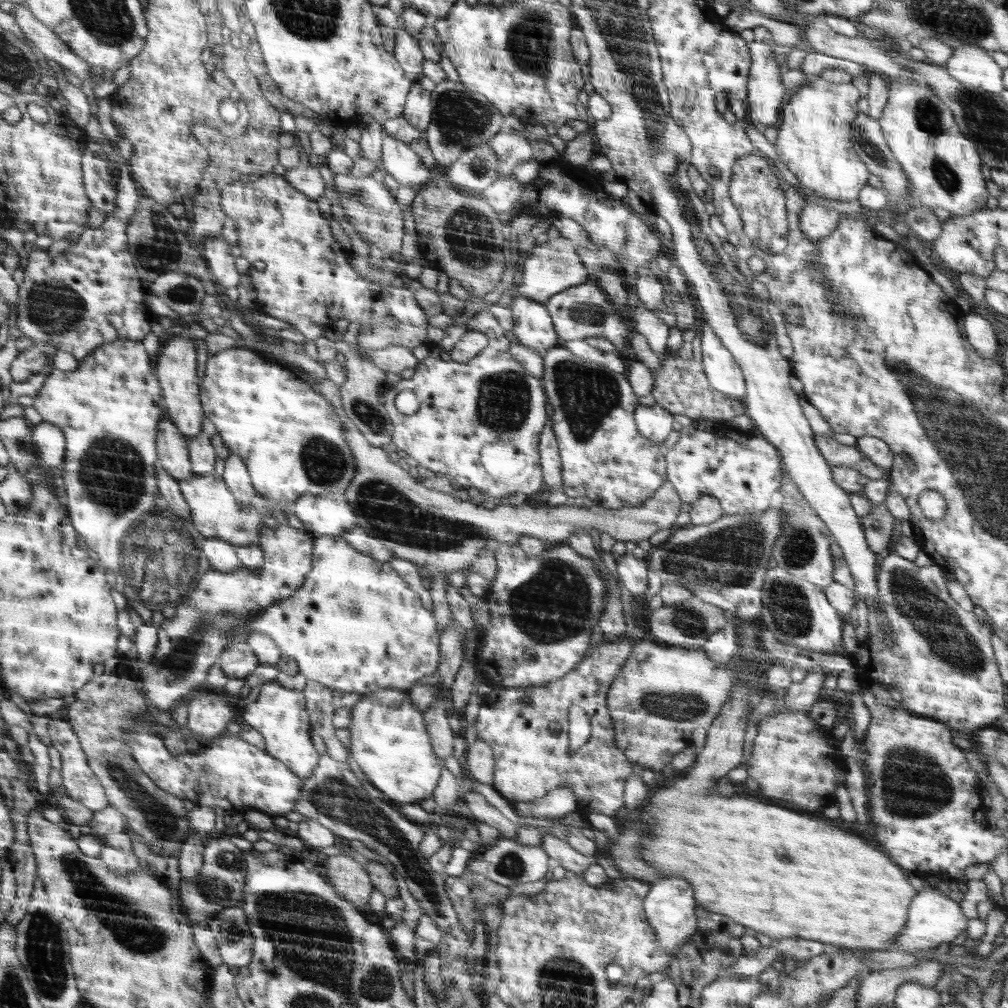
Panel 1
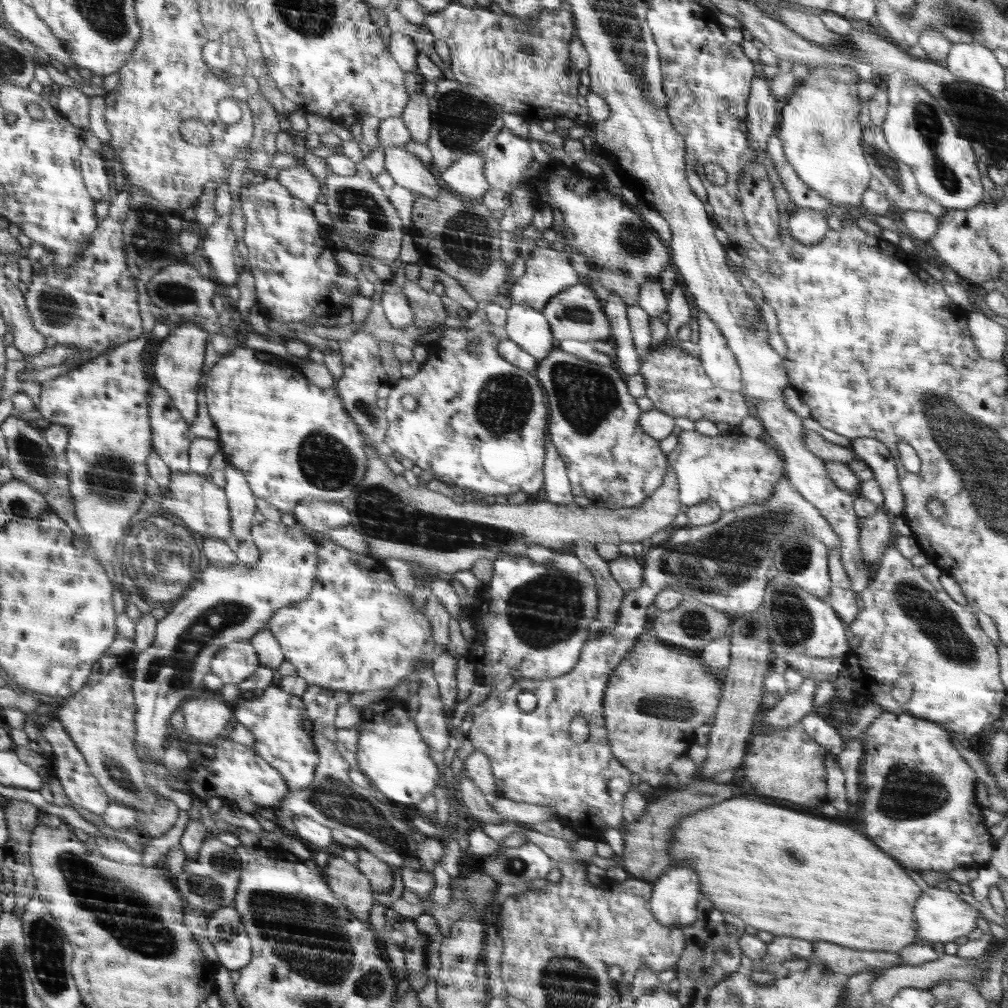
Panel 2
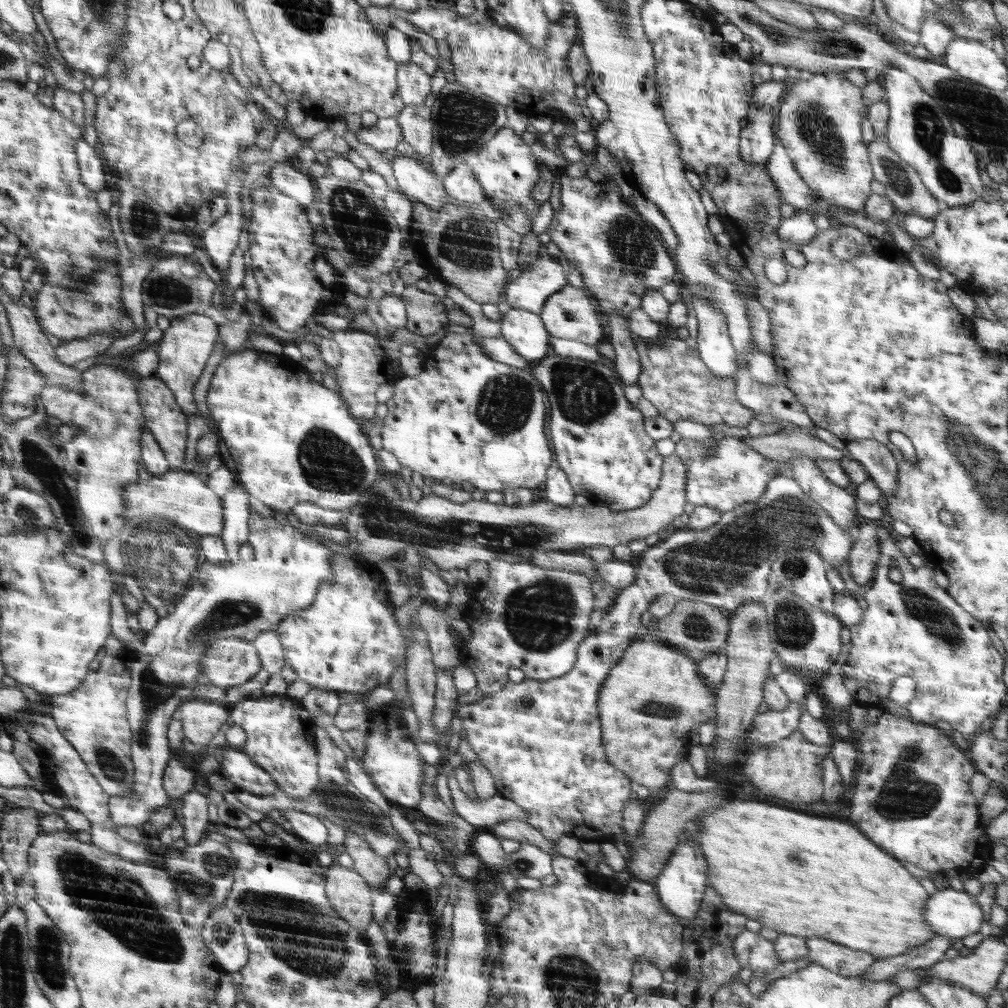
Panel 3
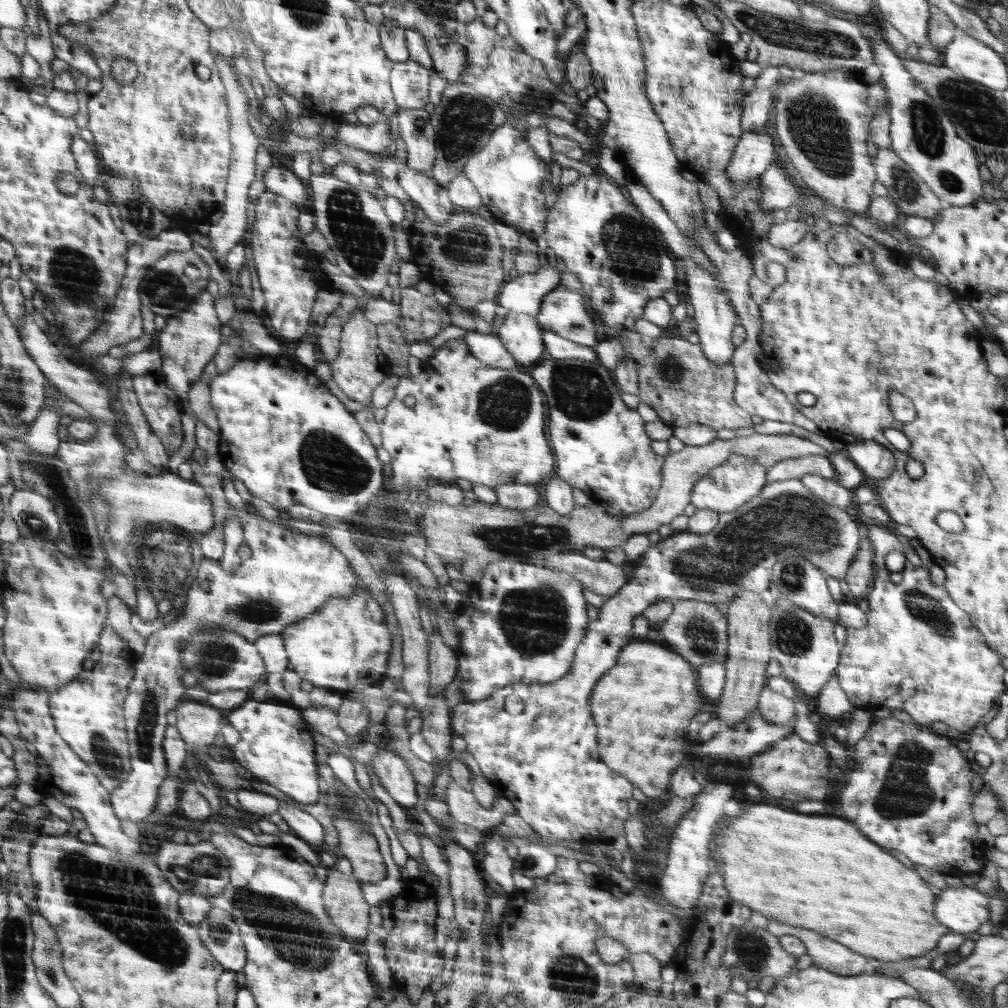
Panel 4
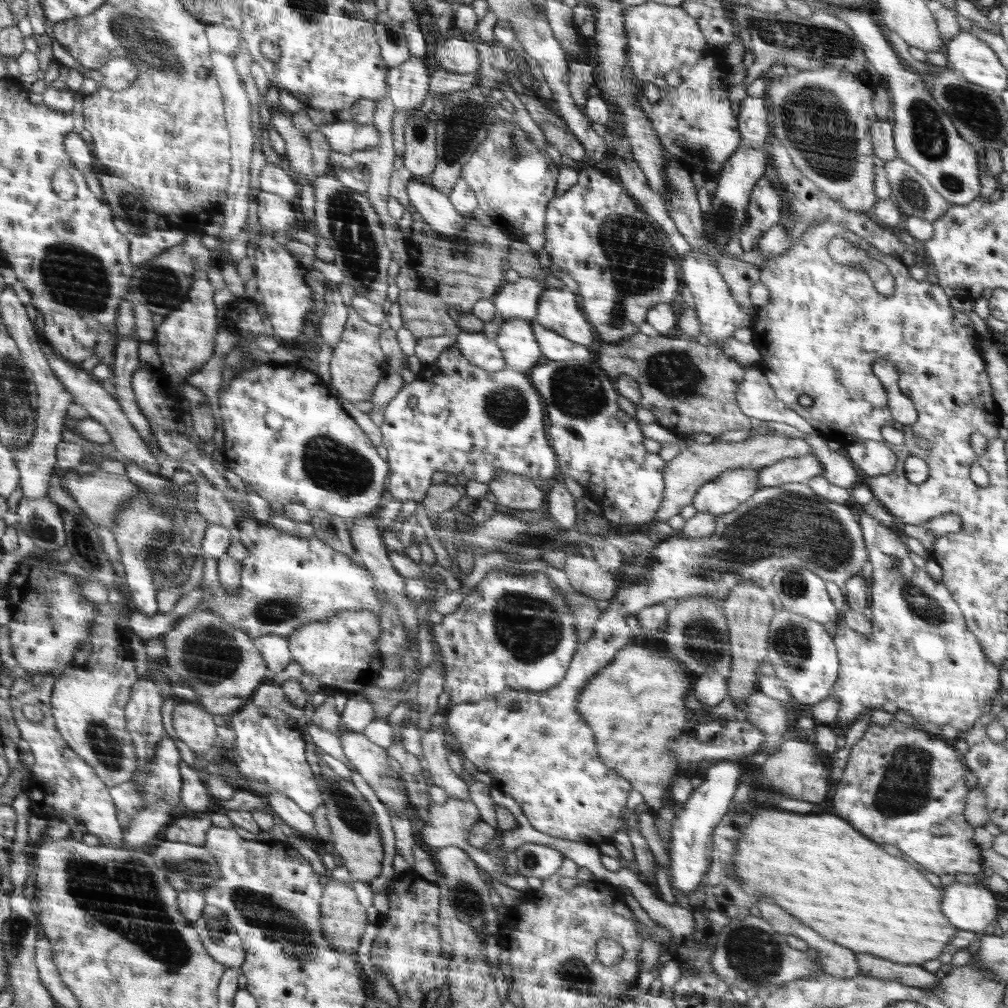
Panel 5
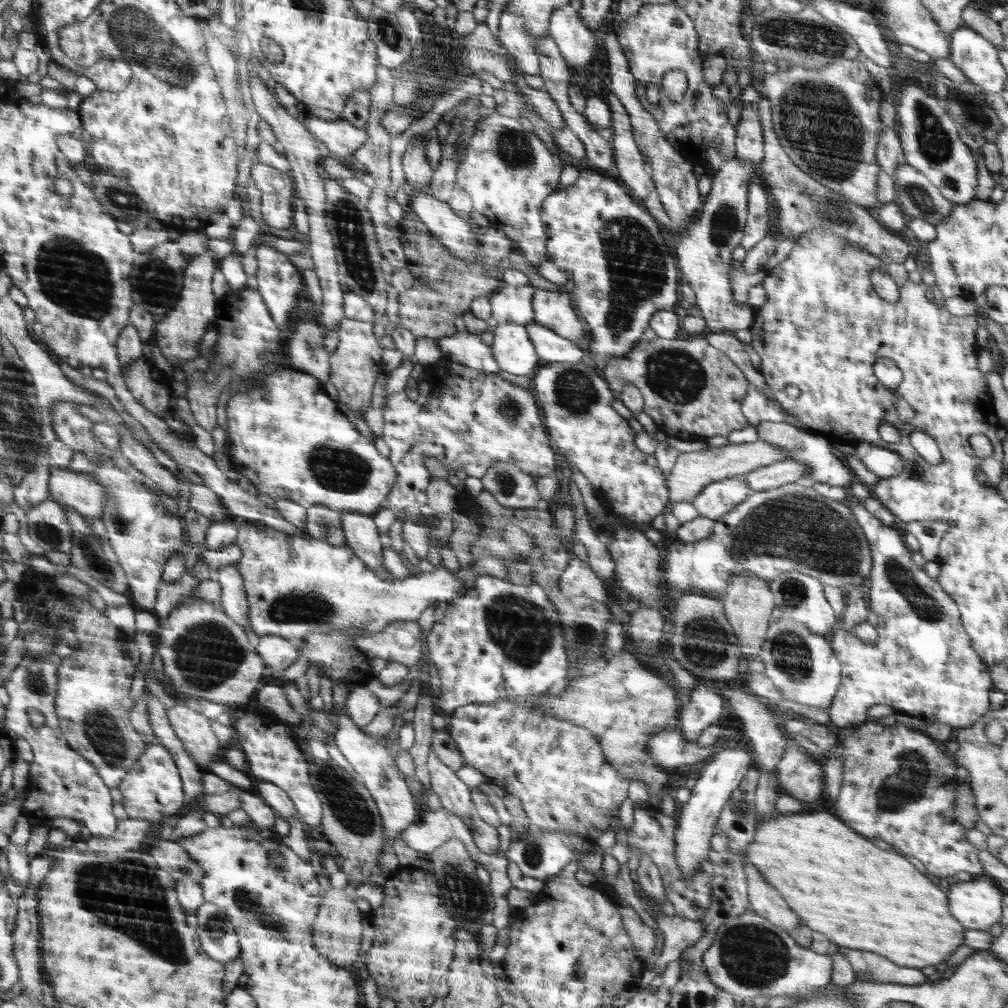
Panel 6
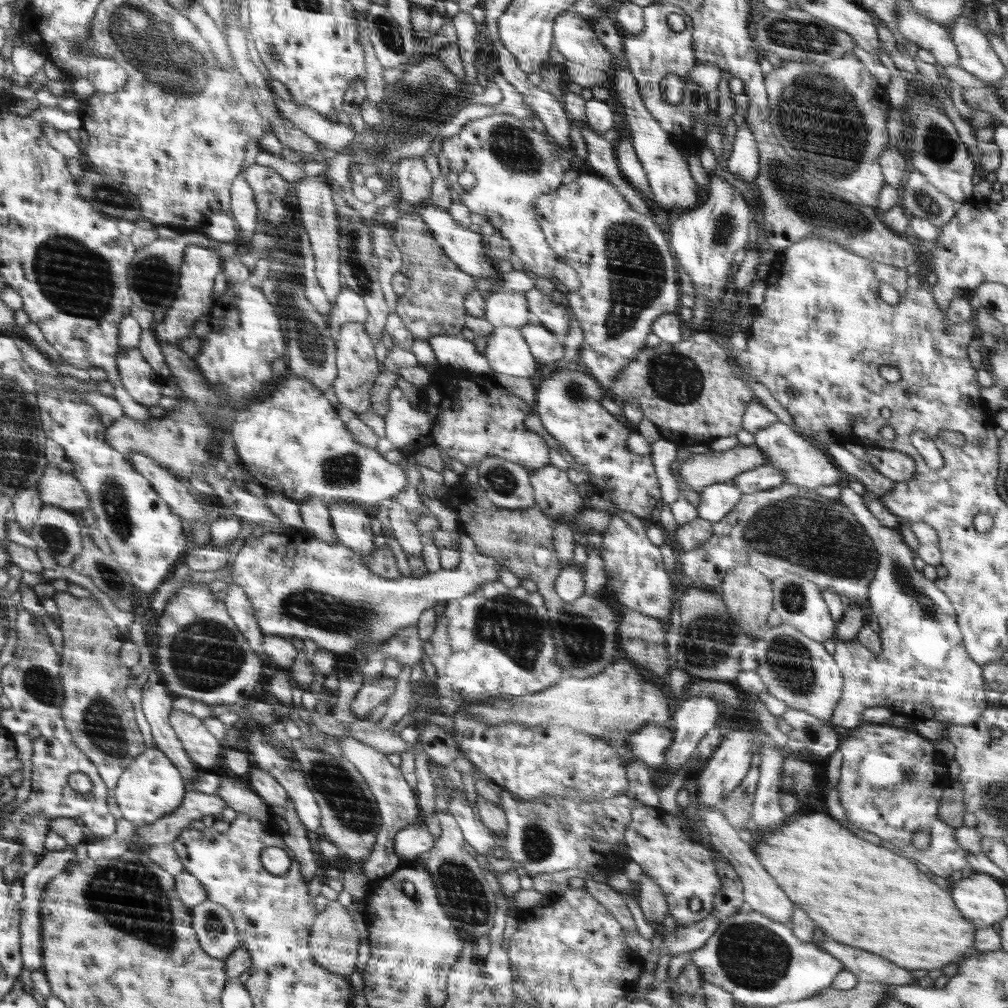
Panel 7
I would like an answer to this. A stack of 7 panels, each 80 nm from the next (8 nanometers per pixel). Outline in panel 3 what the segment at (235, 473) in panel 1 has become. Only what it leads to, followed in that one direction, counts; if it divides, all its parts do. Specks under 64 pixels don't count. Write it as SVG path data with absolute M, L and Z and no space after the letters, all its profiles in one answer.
M234 478L234 485L225 494L222 502L224 529L221 530L220 539L224 542L226 551L229 552L228 563L231 565L240 560L238 550L242 545L247 544L248 520L250 520L252 510L248 502L249 495L241 483L240 480Z

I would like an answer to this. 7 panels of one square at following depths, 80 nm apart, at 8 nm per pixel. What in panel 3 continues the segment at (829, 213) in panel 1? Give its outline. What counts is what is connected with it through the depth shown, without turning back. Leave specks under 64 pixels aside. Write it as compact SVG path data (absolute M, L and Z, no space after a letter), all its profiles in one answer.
M800 210L791 218L783 219L776 234L780 240L790 241L796 245L808 244L817 236L824 236L814 224L812 210Z

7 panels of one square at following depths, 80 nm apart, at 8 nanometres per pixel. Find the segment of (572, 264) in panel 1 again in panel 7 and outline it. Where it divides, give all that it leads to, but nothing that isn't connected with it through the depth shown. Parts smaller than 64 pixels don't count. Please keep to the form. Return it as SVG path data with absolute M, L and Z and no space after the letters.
M502 289L485 296L483 317L494 328L521 328L532 321L524 290Z

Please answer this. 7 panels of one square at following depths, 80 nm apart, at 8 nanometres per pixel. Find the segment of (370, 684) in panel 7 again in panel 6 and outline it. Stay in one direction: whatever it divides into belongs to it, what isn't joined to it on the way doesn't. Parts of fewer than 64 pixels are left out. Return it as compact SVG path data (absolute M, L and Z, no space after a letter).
M357 687L349 693L345 711L350 720L358 727L366 726L380 711L380 697L372 690L372 687Z

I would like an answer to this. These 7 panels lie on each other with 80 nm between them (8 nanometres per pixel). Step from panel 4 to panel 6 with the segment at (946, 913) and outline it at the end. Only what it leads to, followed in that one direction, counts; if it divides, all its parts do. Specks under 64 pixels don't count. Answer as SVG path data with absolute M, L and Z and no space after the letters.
M980 874L970 882L957 882L946 891L950 914L965 929L987 931L1000 924L1004 891L993 878Z

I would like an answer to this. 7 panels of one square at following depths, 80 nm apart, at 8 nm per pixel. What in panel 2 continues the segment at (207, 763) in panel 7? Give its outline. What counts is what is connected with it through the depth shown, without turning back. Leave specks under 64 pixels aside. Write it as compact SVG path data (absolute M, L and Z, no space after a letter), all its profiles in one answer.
M216 696L189 700L181 710L185 717L185 728L189 736L200 742L216 741L220 730L232 718L232 710Z

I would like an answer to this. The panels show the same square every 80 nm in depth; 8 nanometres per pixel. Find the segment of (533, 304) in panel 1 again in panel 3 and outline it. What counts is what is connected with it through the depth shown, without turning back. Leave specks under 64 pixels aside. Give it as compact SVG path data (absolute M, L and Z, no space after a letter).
M512 308L501 321L501 337L509 342L509 345L524 358L528 358L529 362L533 359L543 359L548 356L552 350L549 340L551 334L546 330L545 324L542 322L540 315L532 314L521 308Z

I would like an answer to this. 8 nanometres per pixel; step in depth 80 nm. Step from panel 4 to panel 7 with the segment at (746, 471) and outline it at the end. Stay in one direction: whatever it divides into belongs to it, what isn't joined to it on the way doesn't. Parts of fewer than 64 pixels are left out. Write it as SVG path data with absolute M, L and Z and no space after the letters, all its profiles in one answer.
M727 481L708 486L699 495L700 504L697 508L699 516L715 523L722 520L744 494L740 493L734 483Z

